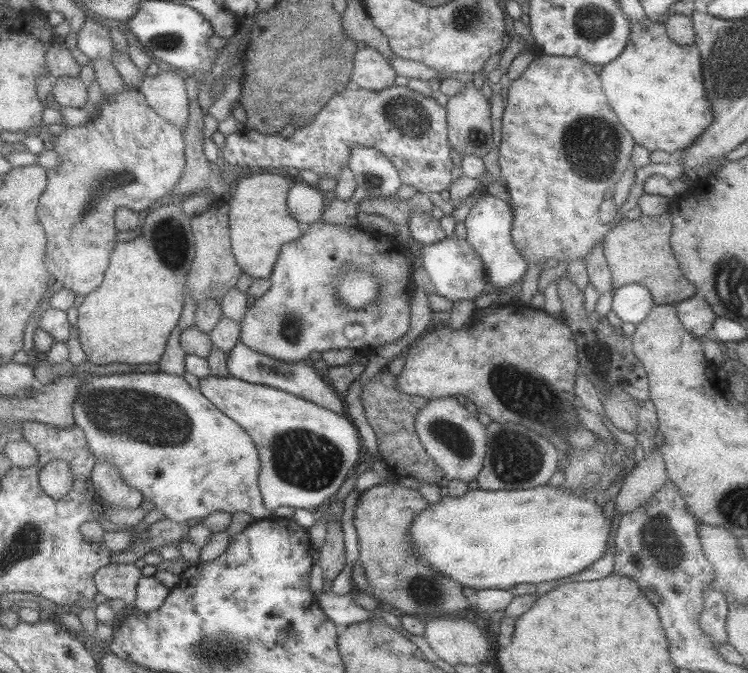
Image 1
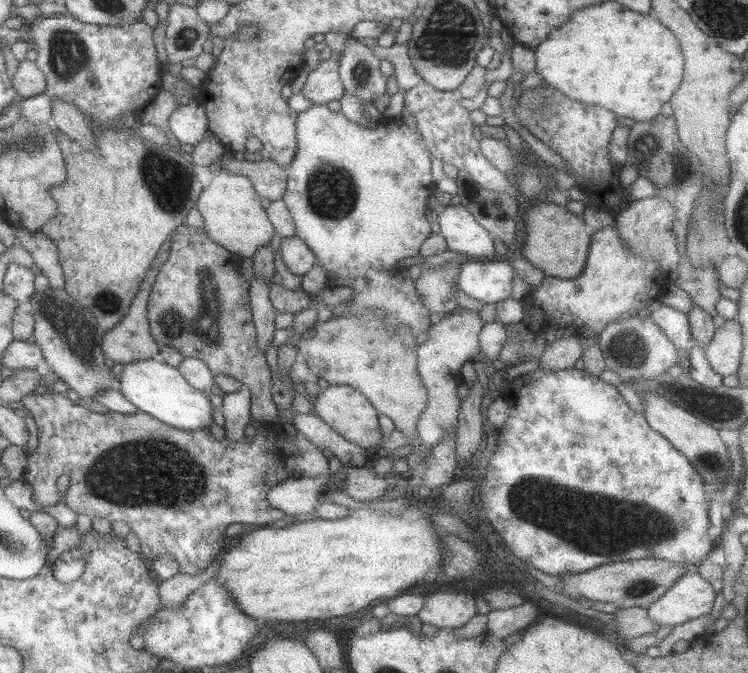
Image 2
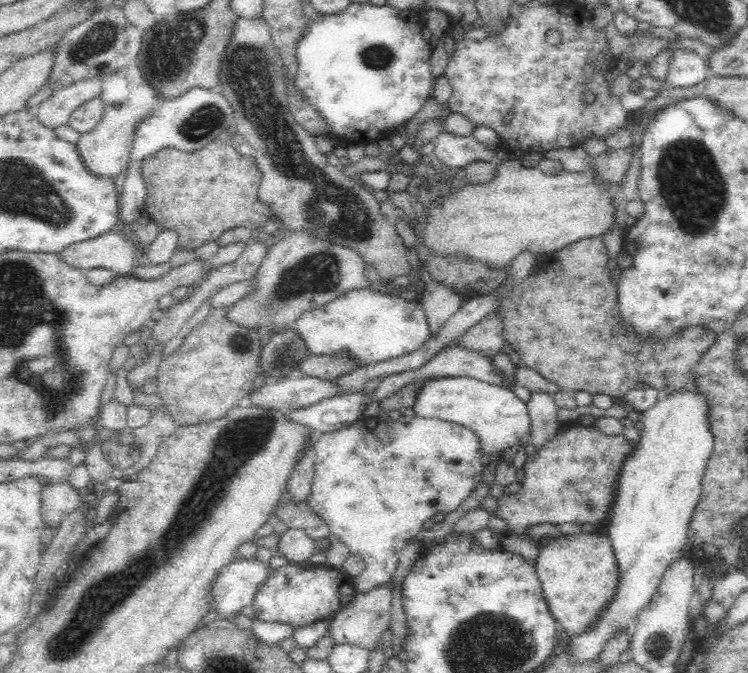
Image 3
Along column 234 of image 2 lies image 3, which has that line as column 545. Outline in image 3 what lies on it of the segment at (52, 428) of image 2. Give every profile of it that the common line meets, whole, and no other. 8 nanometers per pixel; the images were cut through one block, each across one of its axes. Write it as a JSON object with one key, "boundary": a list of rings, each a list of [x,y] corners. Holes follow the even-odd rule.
{"boundary":[[[590,420],[583,425],[571,425],[560,430],[556,435],[550,437],[550,440],[538,447],[533,454],[527,456],[523,465],[524,479],[522,486],[516,494],[506,492],[497,500],[497,508],[494,510],[494,517],[504,521],[503,534],[522,536],[529,538],[531,542],[537,541],[536,536],[531,537],[528,534],[528,528],[536,524],[548,522],[548,524],[557,525],[564,522],[588,522],[596,524],[598,520],[604,520],[612,508],[614,496],[616,496],[616,480],[620,474],[620,468],[624,464],[625,458],[632,452],[634,443],[626,439],[624,435],[608,435],[594,426]]]}

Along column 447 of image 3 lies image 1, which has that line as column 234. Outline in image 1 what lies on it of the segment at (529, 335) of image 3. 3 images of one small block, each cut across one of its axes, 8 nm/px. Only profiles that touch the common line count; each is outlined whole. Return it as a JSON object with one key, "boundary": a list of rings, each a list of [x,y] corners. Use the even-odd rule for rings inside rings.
{"boundary":[[[220,199],[210,210],[195,217],[193,226],[197,236],[198,256],[193,271],[190,272],[187,292],[190,297],[196,299],[198,306],[212,297],[223,302],[226,295],[239,286],[241,276],[245,274],[233,249],[231,203]]]}

